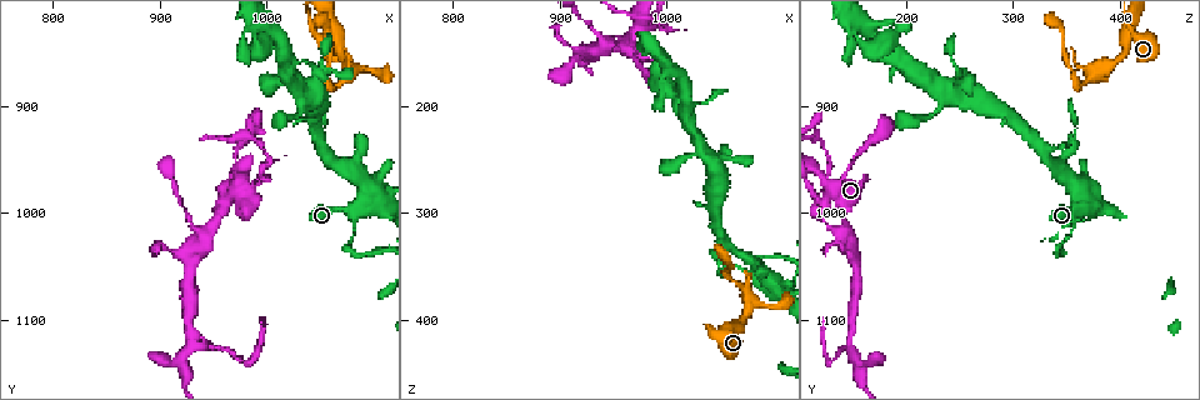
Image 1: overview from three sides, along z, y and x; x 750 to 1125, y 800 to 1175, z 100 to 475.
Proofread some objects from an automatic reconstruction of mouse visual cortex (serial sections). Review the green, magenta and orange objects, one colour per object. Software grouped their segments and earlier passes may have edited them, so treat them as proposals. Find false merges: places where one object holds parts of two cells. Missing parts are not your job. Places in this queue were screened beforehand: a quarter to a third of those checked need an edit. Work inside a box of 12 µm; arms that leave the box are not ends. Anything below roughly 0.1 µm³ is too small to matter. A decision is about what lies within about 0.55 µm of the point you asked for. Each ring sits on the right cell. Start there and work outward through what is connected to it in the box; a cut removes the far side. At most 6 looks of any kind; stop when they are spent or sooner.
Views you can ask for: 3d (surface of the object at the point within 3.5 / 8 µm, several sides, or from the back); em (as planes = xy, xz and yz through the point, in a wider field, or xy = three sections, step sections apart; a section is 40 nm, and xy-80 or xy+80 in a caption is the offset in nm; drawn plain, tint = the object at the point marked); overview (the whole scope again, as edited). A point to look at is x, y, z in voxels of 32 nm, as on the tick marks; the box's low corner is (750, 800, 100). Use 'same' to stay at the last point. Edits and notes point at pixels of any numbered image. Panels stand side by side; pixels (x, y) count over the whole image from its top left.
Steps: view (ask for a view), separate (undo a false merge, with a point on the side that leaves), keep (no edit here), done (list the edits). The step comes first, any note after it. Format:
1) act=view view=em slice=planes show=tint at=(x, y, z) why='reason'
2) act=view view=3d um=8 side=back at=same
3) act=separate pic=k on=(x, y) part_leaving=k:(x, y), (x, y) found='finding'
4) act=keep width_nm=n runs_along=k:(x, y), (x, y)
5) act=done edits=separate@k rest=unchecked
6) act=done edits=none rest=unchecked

act=view view=3d um=8 side=back at=(1060, 878, 360)

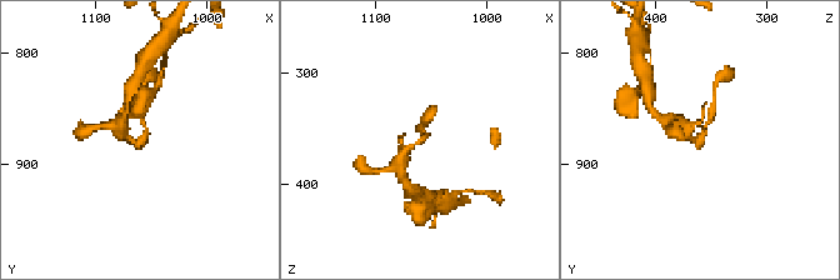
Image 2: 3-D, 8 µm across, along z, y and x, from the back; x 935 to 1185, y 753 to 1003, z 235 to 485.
act=view view=3d um=3.5 at=(1058, 874, 362)

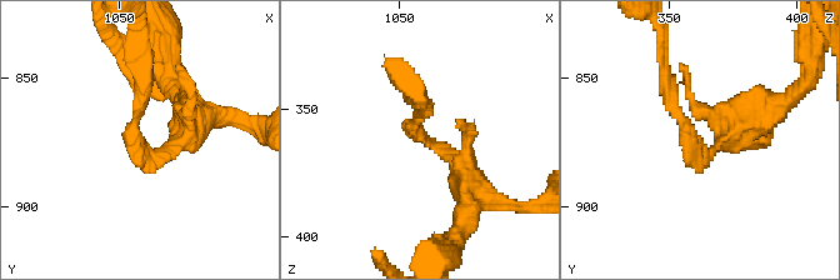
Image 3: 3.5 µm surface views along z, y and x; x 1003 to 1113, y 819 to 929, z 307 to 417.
act=view view=em slice=planes show=tint at=(1059, 877, 360)

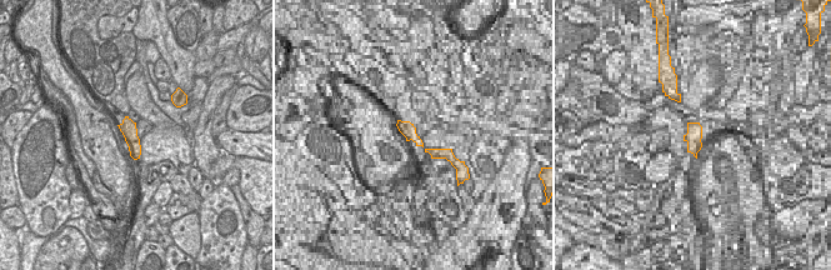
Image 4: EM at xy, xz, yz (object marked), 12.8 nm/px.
act=keep arm_widths_nm=200,400 runs_along=3:(470, 184), (413, 130), (420, 104) found='all the same cell'

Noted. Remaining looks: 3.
act=view view=3d um=3.5 at=(1010, 878, 252) why='thick turns thin'

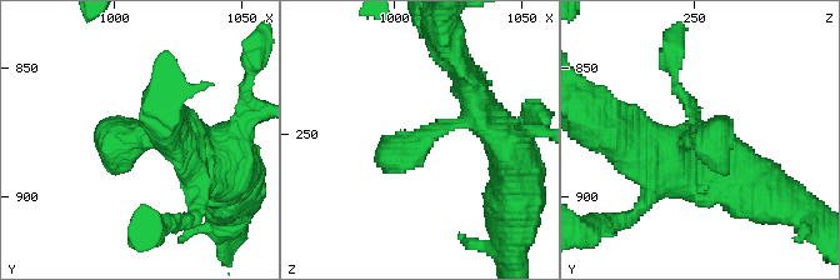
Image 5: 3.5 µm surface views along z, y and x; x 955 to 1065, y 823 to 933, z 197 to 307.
act=keep runs_along=5:(485, 116), (478, 108), (389, 161) found='one cell here'

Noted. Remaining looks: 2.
act=view view=3d um=3.5 side=back at=(1082, 1036, 344) why='abrupt turn'

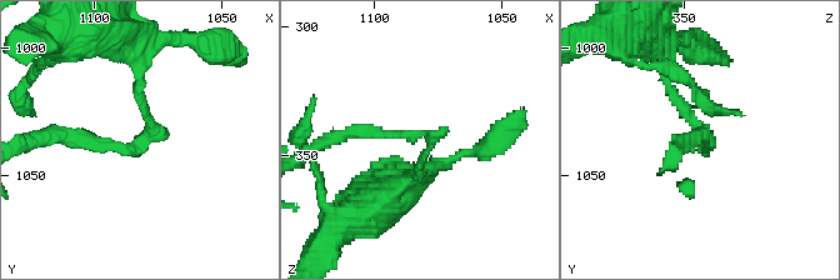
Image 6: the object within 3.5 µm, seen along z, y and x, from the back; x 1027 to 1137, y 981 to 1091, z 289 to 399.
act=view view=em slice=xy step=3 show=tint at=(1083, 1036, 343) arm_widths_nm=150,200

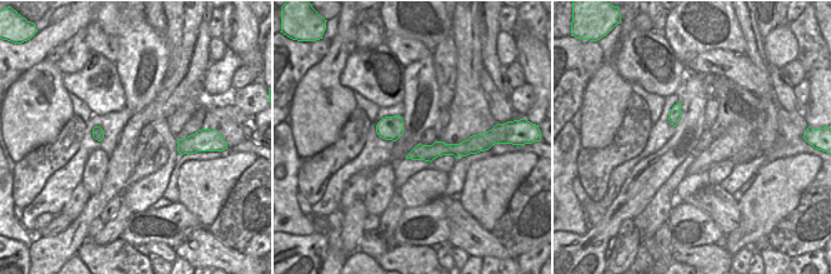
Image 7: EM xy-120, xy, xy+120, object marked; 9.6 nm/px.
act=separate pic=6 on=(100, 148) part_leaving=6:(419, 134), (354, 131), (315, 146) found='a second cell is stuck on'

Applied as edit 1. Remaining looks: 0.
act=done edits=separate@6 rest=unchecked

